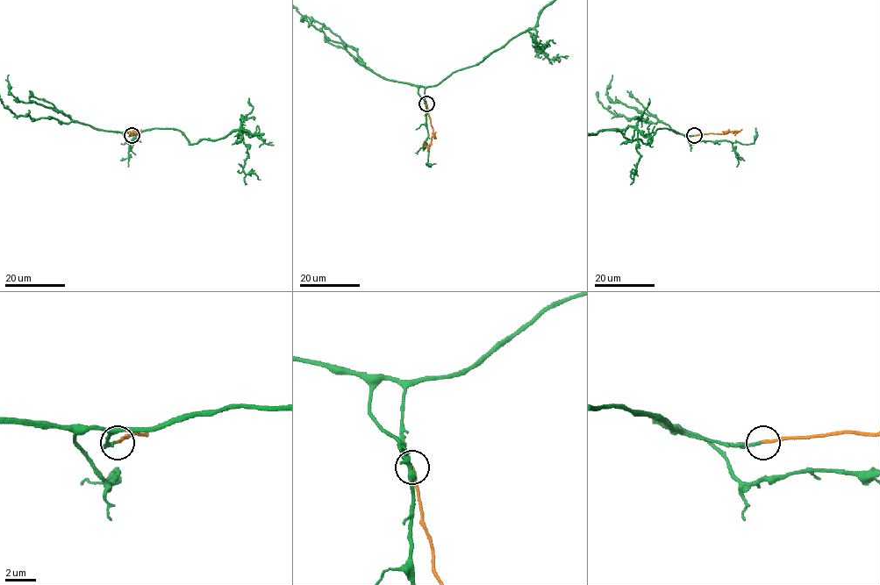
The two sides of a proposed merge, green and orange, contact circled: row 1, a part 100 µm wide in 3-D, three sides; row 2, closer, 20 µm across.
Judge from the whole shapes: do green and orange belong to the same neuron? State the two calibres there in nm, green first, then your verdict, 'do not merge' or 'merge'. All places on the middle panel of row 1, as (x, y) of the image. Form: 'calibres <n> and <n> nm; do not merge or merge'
calibres 180 and 180 nm; merge

